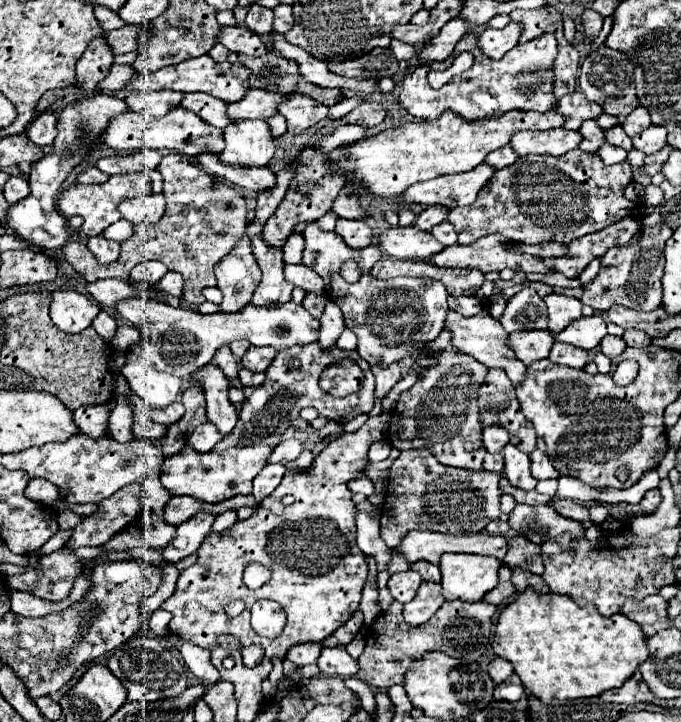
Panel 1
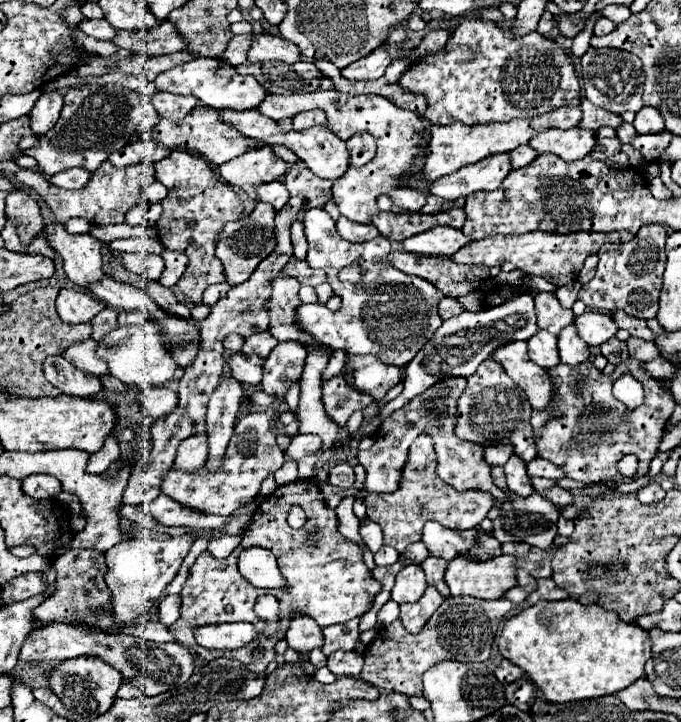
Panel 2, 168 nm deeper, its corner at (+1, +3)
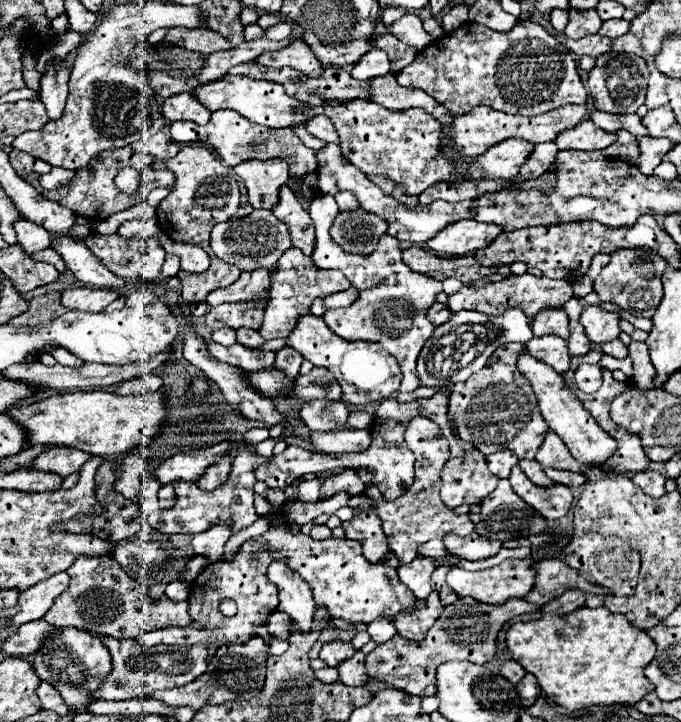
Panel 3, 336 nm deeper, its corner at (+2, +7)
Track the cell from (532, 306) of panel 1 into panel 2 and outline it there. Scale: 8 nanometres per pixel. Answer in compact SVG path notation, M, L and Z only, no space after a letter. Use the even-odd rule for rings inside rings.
M523 293L523 297L507 301L505 305L499 305L499 307L481 309L477 313L465 311L457 317L451 317L449 321L443 321L443 325L437 329L437 333L423 345L423 349L407 365L407 369L405 369L407 377L403 381L405 389L397 399L393 399L389 405L385 405L381 419L385 419L391 411L399 409L401 405L411 401L413 397L427 391L439 379L469 377L475 373L475 369L485 359L489 359L489 355L495 349L507 345L509 341L529 341L535 333L537 333L535 303L533 303L533 297L529 293ZM459 331L463 331L463 333L459 333ZM455 339L457 339L457 343L455 343Z

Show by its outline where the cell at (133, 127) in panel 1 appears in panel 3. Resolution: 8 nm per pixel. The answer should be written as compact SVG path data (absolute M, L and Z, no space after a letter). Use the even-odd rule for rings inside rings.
M232 109L214 111L208 125L194 125L192 121L176 121L168 125L168 133L176 143L202 143L214 147L216 153L222 157L226 165L238 165L248 159L284 159L290 165L292 177L302 177L310 171L316 171L316 157L314 151L304 147L304 143L290 131L290 129L264 129L240 117L240 113L232 113Z

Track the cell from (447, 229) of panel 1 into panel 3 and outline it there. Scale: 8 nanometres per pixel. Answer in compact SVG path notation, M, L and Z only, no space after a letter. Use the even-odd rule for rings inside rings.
M330 143L324 145L320 151L316 151L316 161L318 161L318 185L322 193L328 195L336 195L338 191L350 191L356 195L358 203L362 209L368 209L368 213L376 213L378 217L384 217L388 221L388 235L400 239L400 241L410 241L410 243L424 243L428 239L432 239L440 229L444 229L450 223L462 221L462 219L472 219L476 209L472 205L472 201L460 201L460 203L448 203L448 201L434 201L426 207L418 205L414 209L404 207L402 203L398 203L392 195L384 195L380 191L380 187L376 187L364 173L360 173L360 169L356 169L340 151L340 147L332 147Z

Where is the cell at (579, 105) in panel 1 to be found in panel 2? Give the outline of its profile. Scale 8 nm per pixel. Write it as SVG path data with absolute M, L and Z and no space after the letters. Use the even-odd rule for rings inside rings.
M587 99L581 101L581 109L583 109L583 119L581 119L579 127L583 127L583 129L593 129L593 131L597 131L601 127L617 129L623 123L623 119L619 115L613 115L613 113L609 113L605 109L599 109Z

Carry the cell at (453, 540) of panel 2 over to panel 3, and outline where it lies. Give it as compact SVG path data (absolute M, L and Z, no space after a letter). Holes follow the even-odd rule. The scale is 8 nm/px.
M446 533L442 541L448 553L468 561L480 561L480 559L492 557L502 547L500 541L488 541L486 537L480 537L478 533L470 533L468 537L456 537L454 533Z

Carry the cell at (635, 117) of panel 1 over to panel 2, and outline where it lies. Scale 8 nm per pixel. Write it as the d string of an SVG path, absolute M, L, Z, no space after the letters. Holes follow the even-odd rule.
M643 107L635 121L633 121L633 127L637 129L637 133L661 133L665 131L665 121L661 117L661 113L657 113L655 107Z

